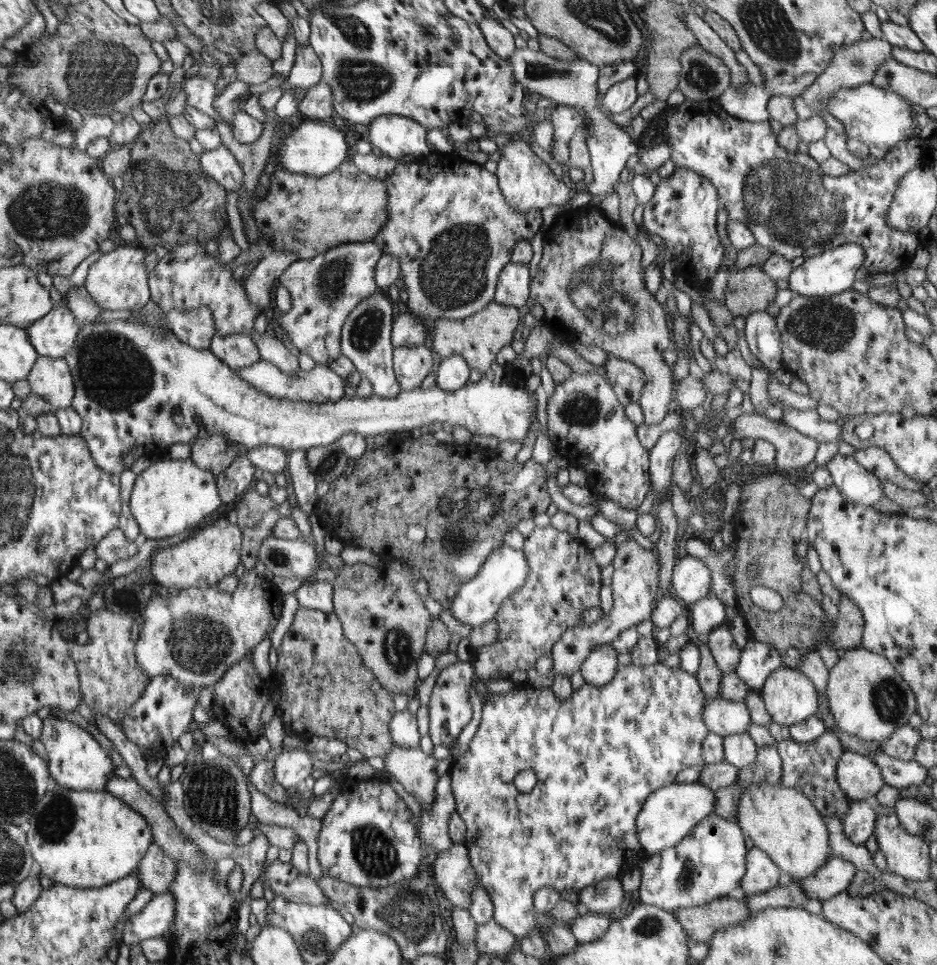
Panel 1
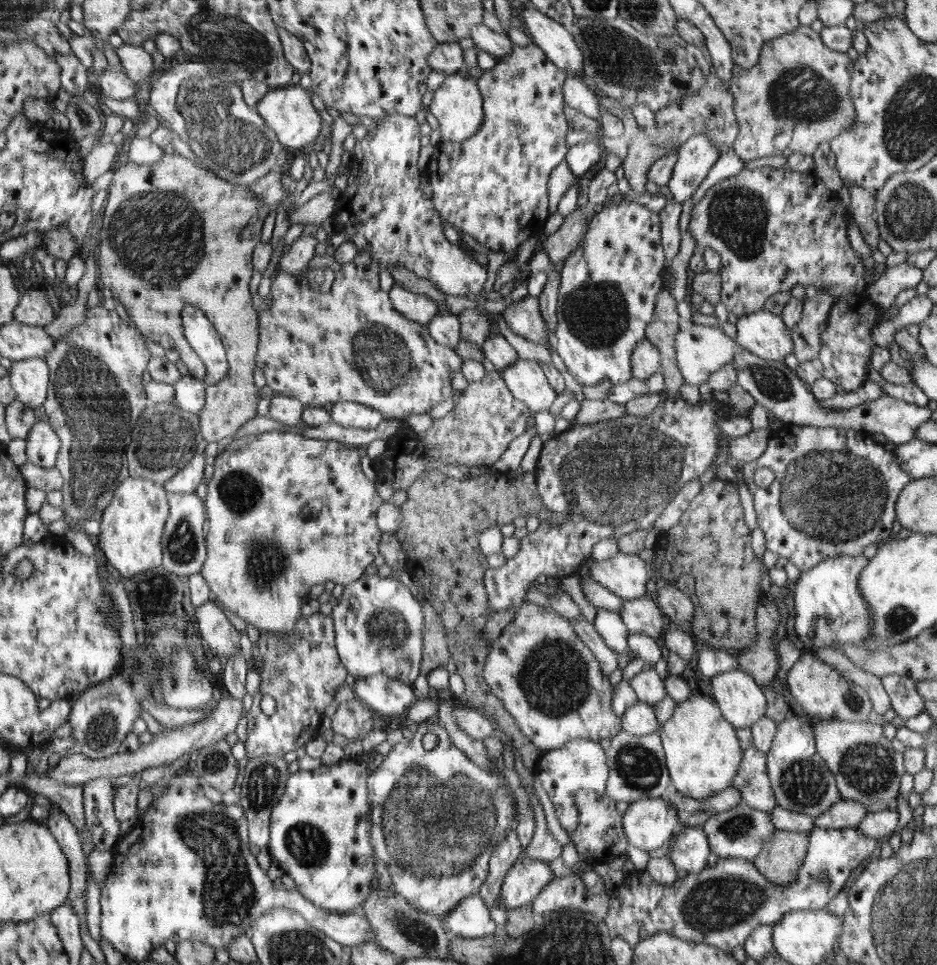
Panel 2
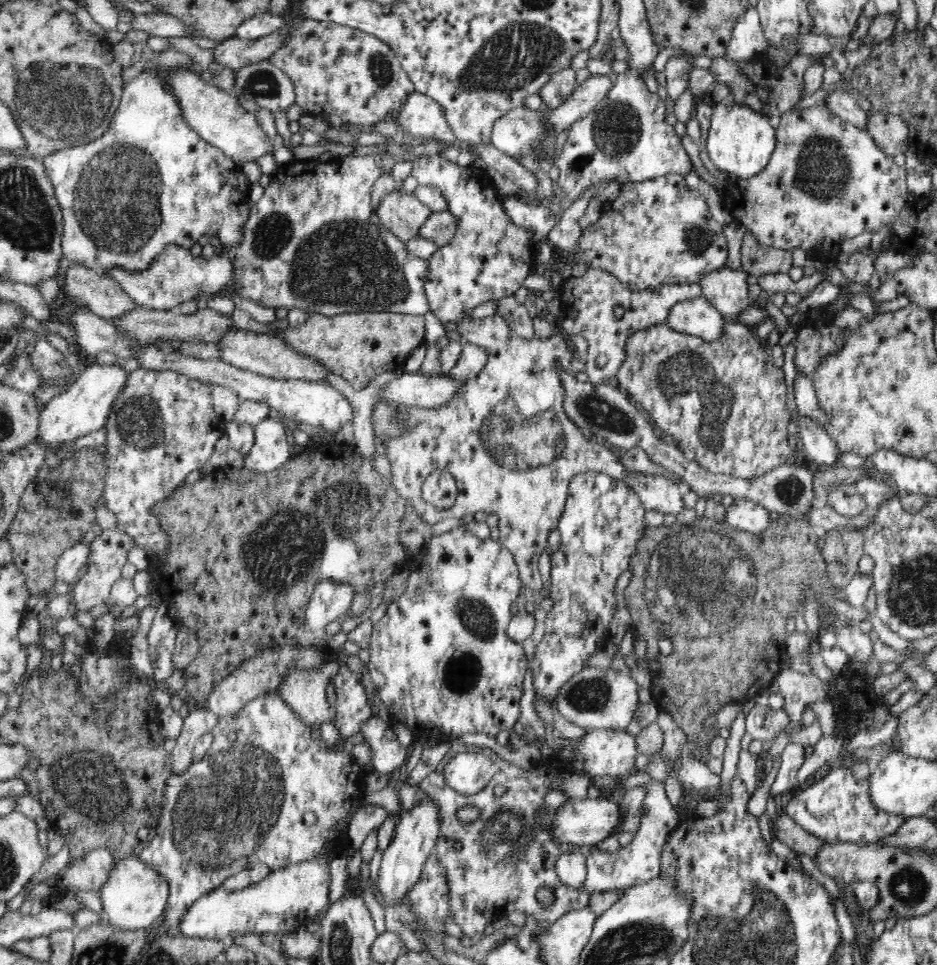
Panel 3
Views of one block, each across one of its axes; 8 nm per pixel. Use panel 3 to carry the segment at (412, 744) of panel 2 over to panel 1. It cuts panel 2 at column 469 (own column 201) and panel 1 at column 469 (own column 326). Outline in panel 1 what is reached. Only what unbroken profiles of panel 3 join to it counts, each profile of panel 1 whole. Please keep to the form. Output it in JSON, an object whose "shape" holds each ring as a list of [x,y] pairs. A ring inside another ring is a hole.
{"shape":[[[658,658],[658,662],[651,665],[638,665],[634,662],[621,666],[610,684],[595,686],[584,684],[566,699],[561,701],[552,687],[537,688],[536,700],[532,698],[532,690],[524,690],[524,686],[511,689],[501,695],[488,692],[483,703],[482,718],[476,734],[470,742],[468,751],[453,759],[448,774],[451,778],[452,790],[456,799],[456,813],[466,823],[467,833],[464,844],[468,847],[471,864],[479,876],[479,883],[486,888],[494,906],[493,919],[500,926],[509,930],[516,938],[524,938],[534,932],[535,928],[535,893],[541,889],[554,889],[558,894],[564,890],[578,892],[584,888],[599,884],[604,878],[618,878],[621,880],[626,874],[628,866],[640,862],[642,847],[639,841],[639,829],[636,819],[639,818],[643,804],[647,798],[676,780],[676,774],[684,768],[703,764],[703,743],[710,734],[703,719],[703,708],[706,696],[700,689],[696,675],[682,670],[680,666],[671,668]],[[523,770],[532,770],[537,778],[531,793],[522,793],[514,786],[514,778]]]}

